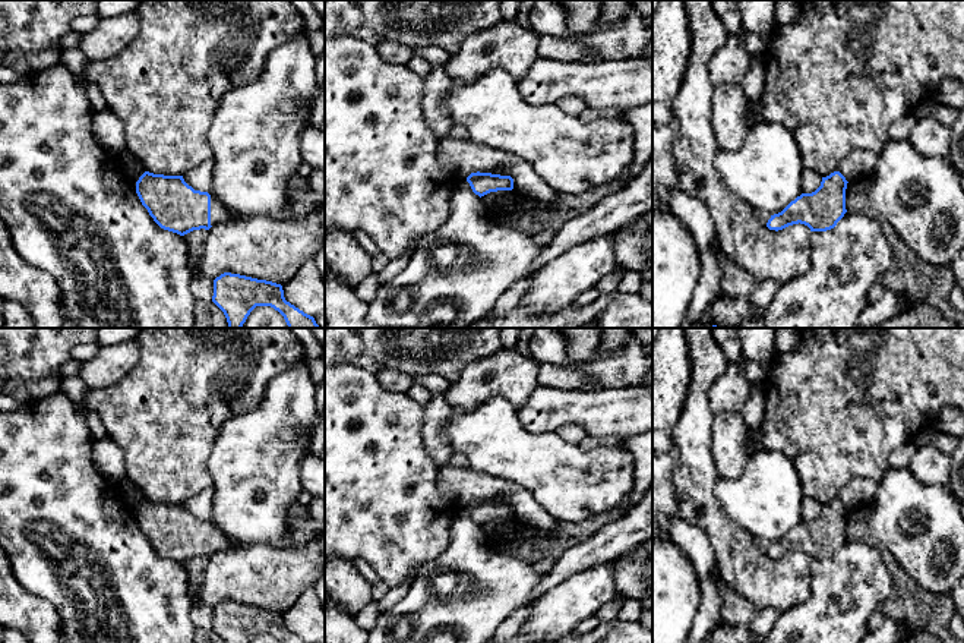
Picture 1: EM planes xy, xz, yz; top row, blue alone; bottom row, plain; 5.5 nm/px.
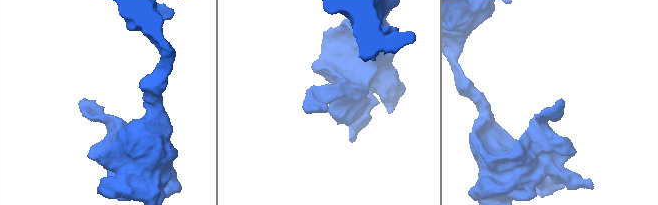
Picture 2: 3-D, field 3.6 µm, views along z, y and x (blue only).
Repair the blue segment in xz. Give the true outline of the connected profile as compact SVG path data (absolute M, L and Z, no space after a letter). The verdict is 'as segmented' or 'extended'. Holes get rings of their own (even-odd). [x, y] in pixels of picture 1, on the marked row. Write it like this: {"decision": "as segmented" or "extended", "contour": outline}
{"decision": "as segmented", "contour": "M471 173L467 177L472 192L480 198L497 190L512 190L513 189L513 179L511 176L500 176L492 173Z"}

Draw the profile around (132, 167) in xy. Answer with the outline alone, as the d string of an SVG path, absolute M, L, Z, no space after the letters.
M126 149L118 155L124 174L130 179L132 183L136 185L139 177L146 171L142 163Z

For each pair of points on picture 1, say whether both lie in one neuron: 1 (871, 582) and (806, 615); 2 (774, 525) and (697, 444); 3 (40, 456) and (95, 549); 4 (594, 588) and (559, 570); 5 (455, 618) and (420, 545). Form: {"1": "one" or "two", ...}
{"1": "one", "2": "two", "3": "one", "4": "two", "5": "two"}

